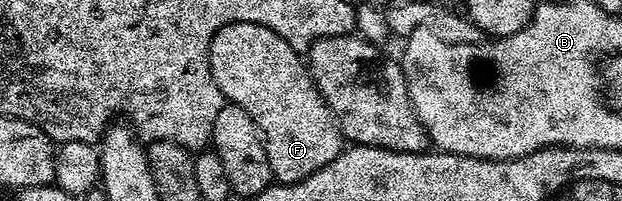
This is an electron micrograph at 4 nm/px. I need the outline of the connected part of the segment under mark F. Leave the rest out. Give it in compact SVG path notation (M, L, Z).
M231 23L224 25L211 39L209 48L211 75L219 91L230 105L243 107L257 124L267 151L267 163L271 163L274 178L282 185L294 185L310 177L315 171L327 167L343 152L343 134L331 107L317 89L313 76L298 50L291 48L275 31L255 23Z

